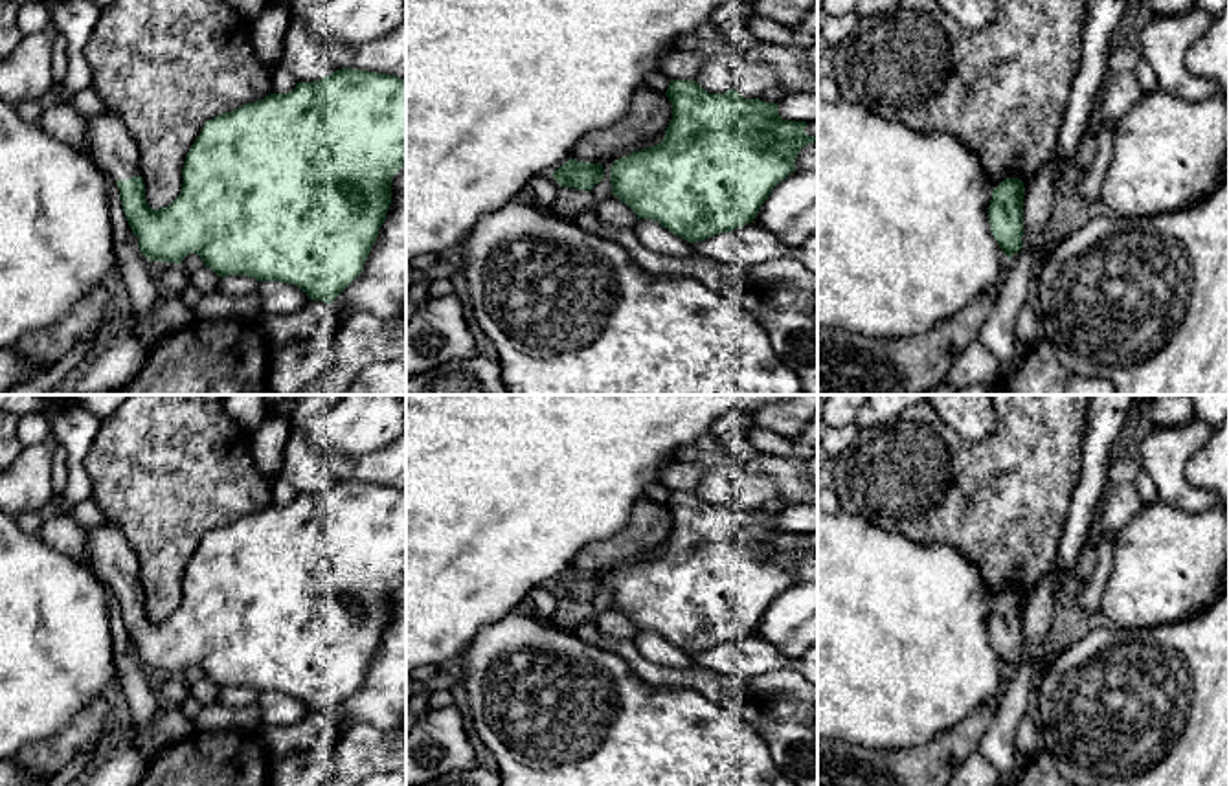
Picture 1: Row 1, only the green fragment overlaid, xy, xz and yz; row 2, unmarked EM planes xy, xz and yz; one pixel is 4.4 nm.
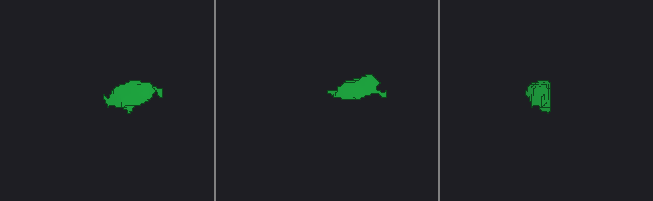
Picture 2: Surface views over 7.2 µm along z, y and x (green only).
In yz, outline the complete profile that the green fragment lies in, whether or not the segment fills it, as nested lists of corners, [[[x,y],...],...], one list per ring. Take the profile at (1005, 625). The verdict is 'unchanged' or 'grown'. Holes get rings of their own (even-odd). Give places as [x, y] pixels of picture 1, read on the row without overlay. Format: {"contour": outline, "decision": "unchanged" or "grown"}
{"contour": [[[1005,590],[992,602],[988,634],[1007,670],[1023,659],[1023,606],[1025,599],[1020,590]]], "decision": "unchanged"}

